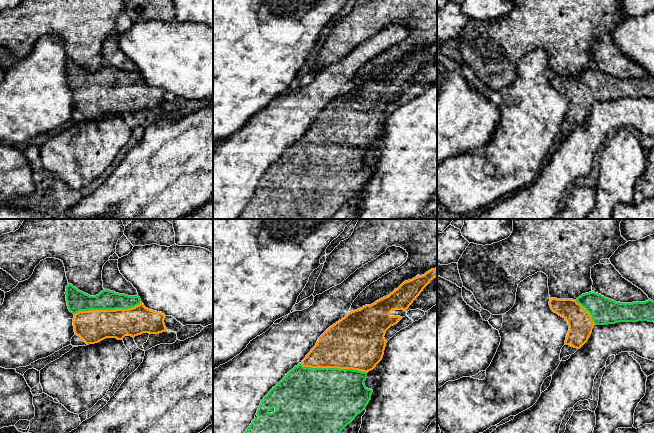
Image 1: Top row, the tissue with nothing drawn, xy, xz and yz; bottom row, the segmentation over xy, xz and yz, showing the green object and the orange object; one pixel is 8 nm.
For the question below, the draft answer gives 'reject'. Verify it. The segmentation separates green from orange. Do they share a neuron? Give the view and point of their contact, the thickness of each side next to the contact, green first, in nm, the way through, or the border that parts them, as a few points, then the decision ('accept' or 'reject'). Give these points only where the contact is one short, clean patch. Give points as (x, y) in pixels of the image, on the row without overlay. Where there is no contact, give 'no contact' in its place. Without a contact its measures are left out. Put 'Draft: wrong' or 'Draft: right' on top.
Draft: wrong
meets green in xy at (107, 85); 160 nm thick on the green side, 260 nm on the other; accept

